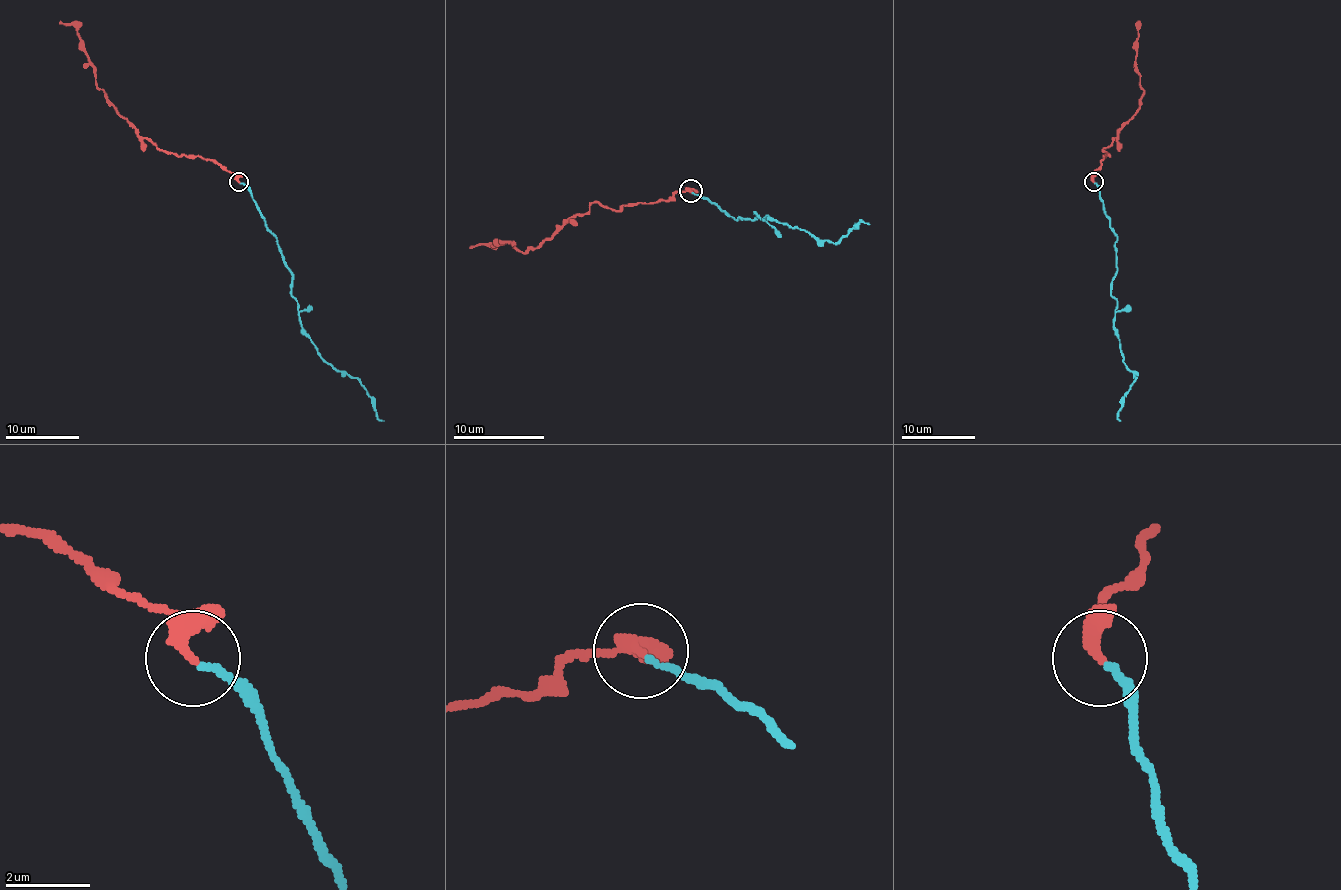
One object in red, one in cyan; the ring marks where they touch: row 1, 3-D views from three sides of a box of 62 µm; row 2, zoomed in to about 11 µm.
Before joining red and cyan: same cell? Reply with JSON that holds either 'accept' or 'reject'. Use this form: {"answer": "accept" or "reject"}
{"answer": "accept"}

